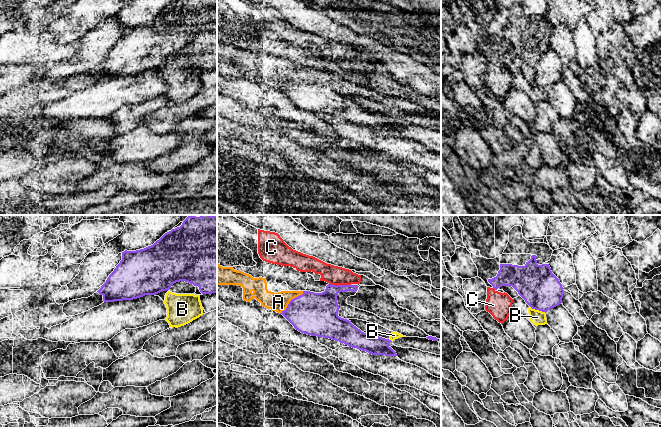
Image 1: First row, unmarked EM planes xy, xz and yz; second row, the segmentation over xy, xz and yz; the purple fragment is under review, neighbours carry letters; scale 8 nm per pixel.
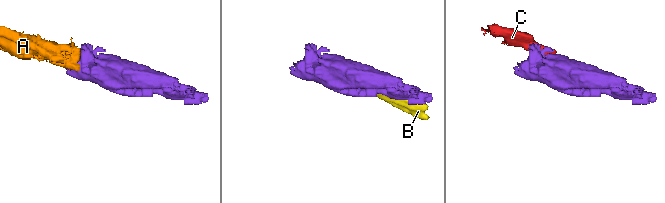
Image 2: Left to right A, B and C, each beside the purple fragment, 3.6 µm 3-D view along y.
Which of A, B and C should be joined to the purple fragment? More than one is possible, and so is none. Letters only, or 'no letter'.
A

